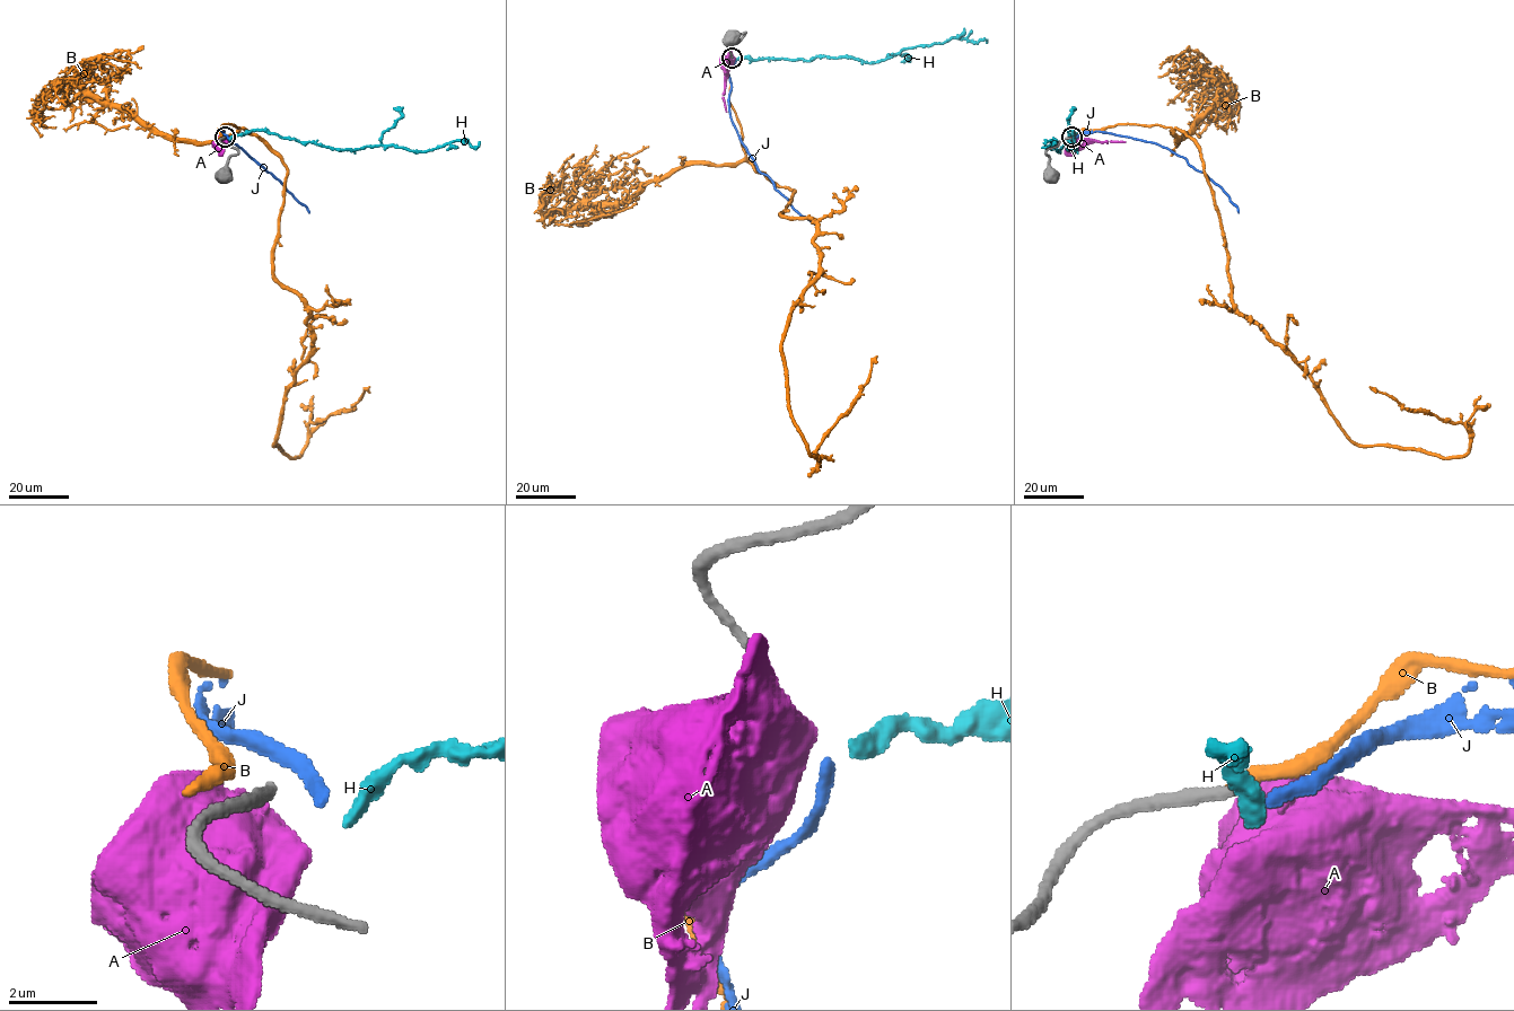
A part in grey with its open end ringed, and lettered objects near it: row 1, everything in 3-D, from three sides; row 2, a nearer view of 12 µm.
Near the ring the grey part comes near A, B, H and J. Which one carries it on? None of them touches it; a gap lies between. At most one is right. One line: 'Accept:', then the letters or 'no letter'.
Accept: no letter

